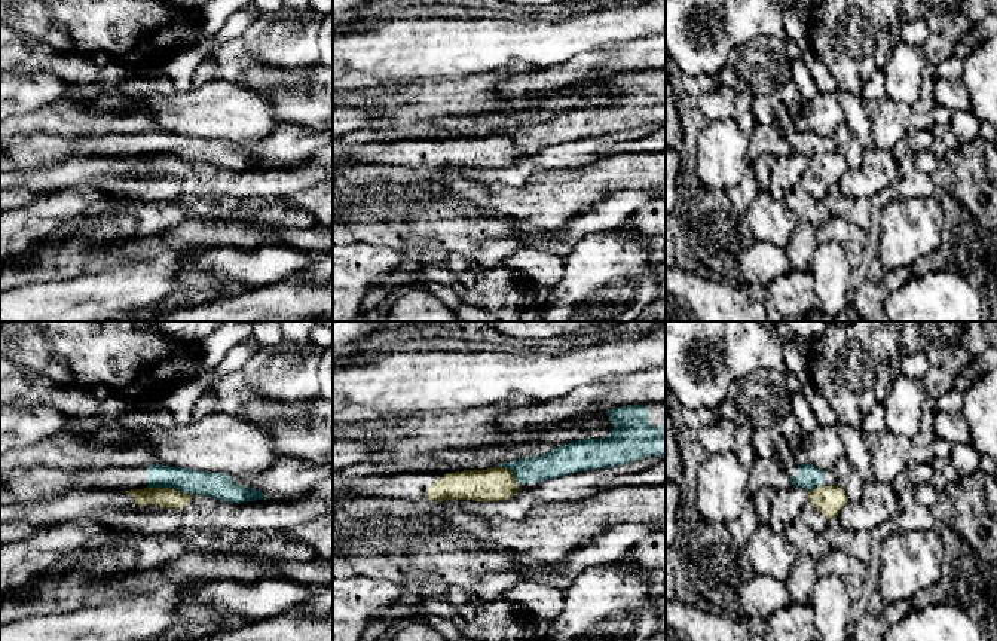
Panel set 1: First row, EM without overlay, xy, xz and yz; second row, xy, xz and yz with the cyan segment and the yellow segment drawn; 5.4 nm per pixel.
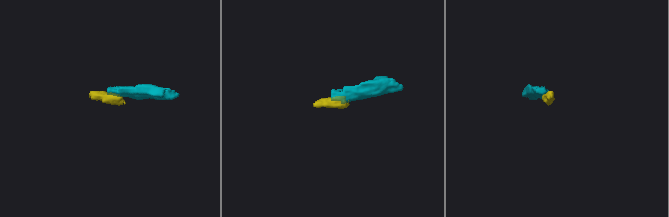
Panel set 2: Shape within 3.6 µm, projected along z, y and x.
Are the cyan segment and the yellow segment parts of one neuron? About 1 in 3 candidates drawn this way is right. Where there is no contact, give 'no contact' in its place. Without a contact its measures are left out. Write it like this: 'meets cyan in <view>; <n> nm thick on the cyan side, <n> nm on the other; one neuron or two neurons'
meets cyan in xy; 130 nm thick on the cyan side, 110 nm on the other; two neurons

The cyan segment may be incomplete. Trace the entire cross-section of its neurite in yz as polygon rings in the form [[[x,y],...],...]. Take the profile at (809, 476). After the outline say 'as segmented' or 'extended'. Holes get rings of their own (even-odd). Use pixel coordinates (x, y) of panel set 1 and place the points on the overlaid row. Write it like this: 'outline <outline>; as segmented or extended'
outline [[[799,464],[798,466],[798,476],[790,476],[793,486],[801,486],[807,491],[811,491],[817,486],[835,486],[837,476],[834,470],[820,470],[813,464]]]; extended

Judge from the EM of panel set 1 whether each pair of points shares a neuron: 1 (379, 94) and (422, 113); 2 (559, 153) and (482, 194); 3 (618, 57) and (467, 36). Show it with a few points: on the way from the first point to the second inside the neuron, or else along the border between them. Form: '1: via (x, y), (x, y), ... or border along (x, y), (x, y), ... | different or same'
1: via (390, 98), (412, 103) | same
2: border along (532, 174), (517, 186), (480, 183), (465, 177) | different
3: border along (621, 43), (592, 48), (554, 66) | different

